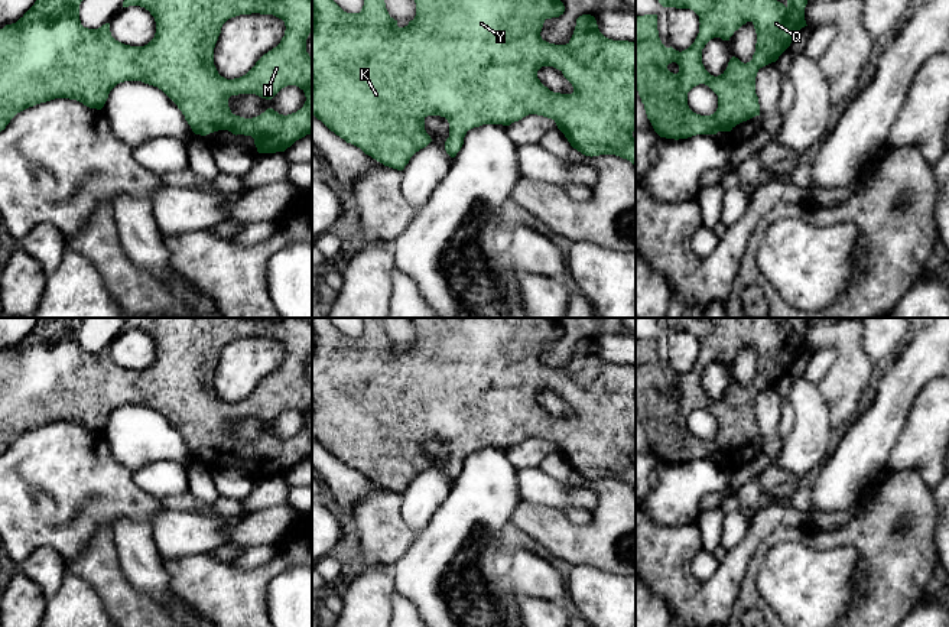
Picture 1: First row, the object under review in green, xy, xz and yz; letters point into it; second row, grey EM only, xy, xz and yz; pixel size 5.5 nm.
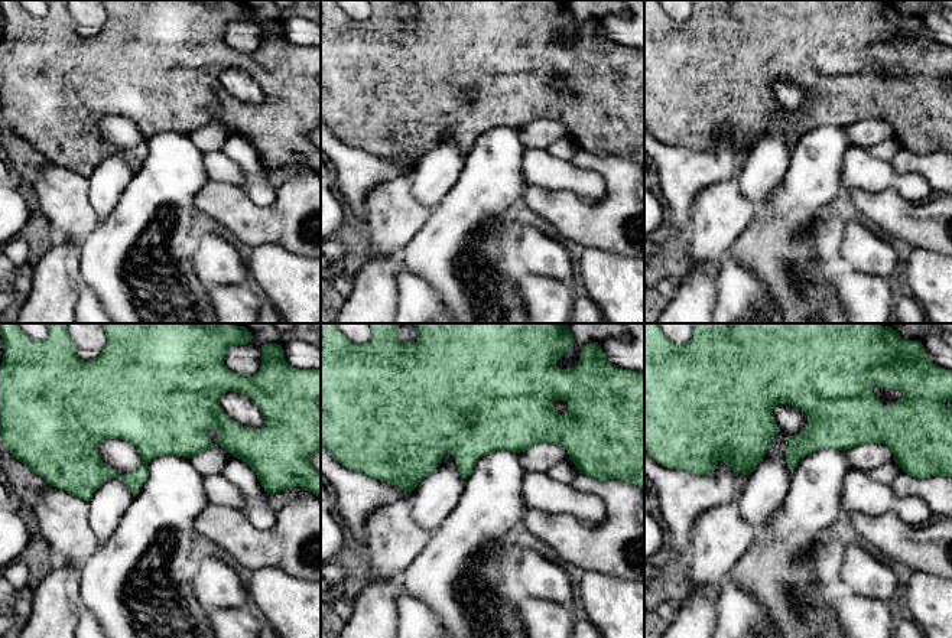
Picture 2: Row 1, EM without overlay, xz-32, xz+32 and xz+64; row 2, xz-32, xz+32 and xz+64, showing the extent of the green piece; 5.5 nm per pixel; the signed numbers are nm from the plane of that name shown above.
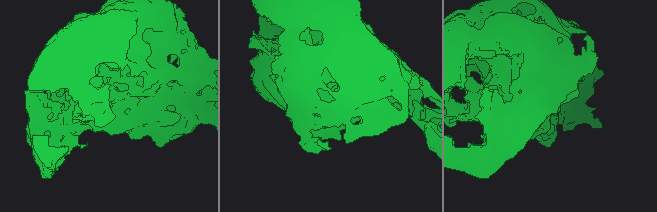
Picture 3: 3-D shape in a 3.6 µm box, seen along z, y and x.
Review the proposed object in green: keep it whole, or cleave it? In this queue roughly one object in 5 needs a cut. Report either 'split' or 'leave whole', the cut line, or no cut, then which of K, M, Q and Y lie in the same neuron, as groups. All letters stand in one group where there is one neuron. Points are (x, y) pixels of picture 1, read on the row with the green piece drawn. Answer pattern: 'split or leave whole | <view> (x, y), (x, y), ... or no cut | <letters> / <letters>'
leave whole | no cut | K M Q Y

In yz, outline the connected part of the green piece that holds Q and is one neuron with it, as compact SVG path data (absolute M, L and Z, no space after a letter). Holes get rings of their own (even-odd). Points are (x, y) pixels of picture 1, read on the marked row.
M659 0L663 7L690 9L699 16L699 33L695 42L685 51L666 48L657 30L657 14L636 14L636 90L644 104L647 118L650 120L654 131L666 139L688 139L696 134L716 134L718 131L731 131L737 124L760 116L758 97L755 94L755 77L760 68L776 62L779 56L790 46L794 35L806 25L805 7L807 0L787 0L787 4L777 0ZM751 22L757 33L755 52L753 59L747 64L732 56L727 69L718 75L711 75L702 64L702 49L714 39L721 38L729 40L735 30L742 25ZM699 85L708 85L718 95L718 108L711 116L701 116L693 113L688 105L688 92Z

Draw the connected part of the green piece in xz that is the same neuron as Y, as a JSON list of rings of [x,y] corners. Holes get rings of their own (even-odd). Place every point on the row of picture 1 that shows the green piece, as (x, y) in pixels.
[[[312,0],[312,114],[321,120],[331,131],[360,147],[384,166],[403,170],[410,157],[426,147],[432,139],[425,130],[428,116],[445,117],[449,123],[449,137],[445,142],[445,150],[455,157],[464,144],[468,130],[482,124],[510,126],[529,114],[537,114],[552,118],[558,129],[565,134],[573,149],[585,156],[615,155],[630,160],[636,166],[636,42],[612,40],[605,38],[591,14],[582,14],[576,19],[576,26],[571,40],[566,45],[555,45],[542,39],[540,32],[546,19],[559,17],[565,12],[560,0],[415,0],[416,16],[407,26],[399,27],[387,9],[384,0],[364,0],[360,13],[344,12],[334,0]],[[542,66],[553,66],[572,84],[572,94],[553,92],[537,78]]]

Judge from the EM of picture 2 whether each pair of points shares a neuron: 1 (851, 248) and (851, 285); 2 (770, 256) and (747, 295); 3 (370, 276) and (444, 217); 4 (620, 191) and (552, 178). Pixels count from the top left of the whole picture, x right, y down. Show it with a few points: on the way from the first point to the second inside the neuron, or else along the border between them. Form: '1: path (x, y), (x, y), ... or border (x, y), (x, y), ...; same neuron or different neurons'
1: border (854, 269), (887, 279); different neurons
2: border (730, 256), (744, 264), (763, 283), (776, 305); different neurons
3: border (399, 253), (403, 263); different neurons
4: border (578, 168), (604, 179), (598, 201); different neurons

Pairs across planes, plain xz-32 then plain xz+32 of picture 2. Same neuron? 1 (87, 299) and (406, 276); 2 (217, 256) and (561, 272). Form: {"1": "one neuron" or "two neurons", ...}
{"1": "one neuron", "2": "one neuron"}

